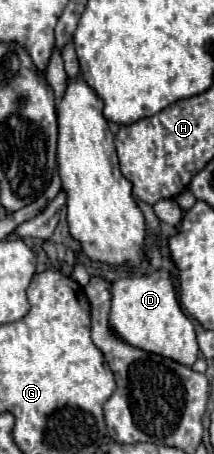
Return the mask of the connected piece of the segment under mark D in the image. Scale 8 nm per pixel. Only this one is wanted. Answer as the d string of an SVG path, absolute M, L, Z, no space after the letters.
M154 270L144 276L120 278L112 282L110 326L128 344L142 348L146 352L172 358L184 366L192 366L198 358L194 326L180 308L174 282L168 270Z

